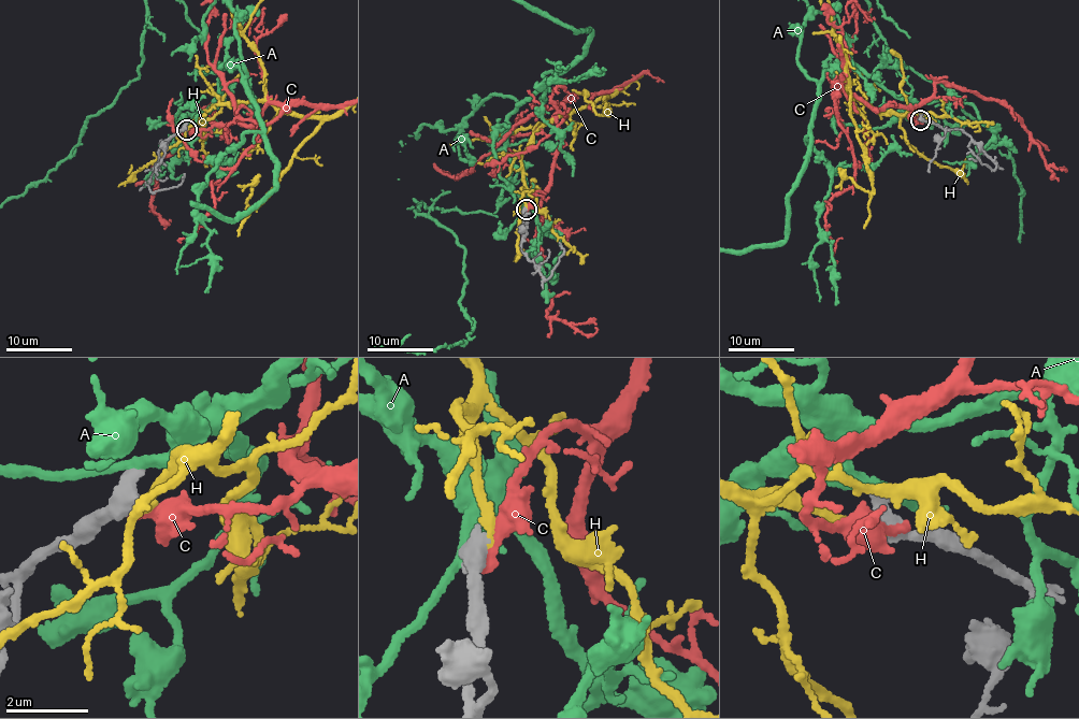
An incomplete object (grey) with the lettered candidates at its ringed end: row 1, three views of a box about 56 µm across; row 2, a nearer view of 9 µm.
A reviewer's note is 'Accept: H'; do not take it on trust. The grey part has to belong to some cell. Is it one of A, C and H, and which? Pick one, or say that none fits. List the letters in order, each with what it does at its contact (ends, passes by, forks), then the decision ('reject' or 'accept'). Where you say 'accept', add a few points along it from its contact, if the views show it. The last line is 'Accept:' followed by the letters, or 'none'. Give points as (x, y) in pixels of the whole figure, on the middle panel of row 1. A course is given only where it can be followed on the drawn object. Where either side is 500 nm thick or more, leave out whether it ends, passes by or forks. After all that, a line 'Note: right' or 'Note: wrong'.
A: it forks; reject
C: reject
H: accept
Accept: H
Note: right

